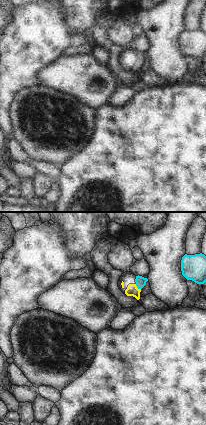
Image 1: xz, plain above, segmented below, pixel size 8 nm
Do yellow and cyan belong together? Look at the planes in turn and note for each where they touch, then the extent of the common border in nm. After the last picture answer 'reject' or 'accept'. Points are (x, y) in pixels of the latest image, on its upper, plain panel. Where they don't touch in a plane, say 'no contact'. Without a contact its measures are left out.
contact (136, 63); length 60 nm

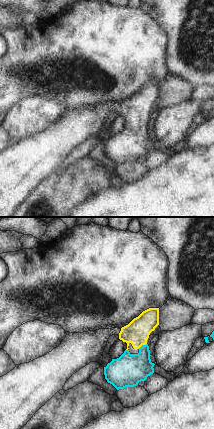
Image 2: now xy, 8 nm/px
contact (142, 120); length 80 nm

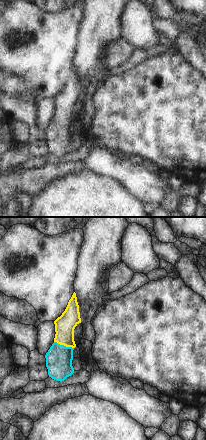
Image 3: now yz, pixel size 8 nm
contact (64, 121); length 170 nm

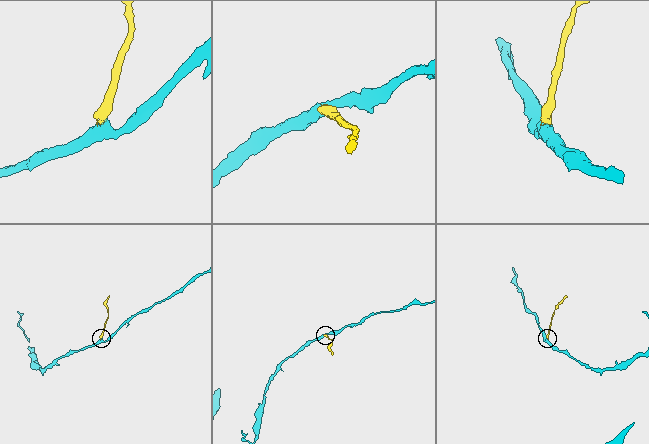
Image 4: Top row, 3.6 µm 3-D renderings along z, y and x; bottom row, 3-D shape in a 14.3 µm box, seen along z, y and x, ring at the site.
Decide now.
accept

